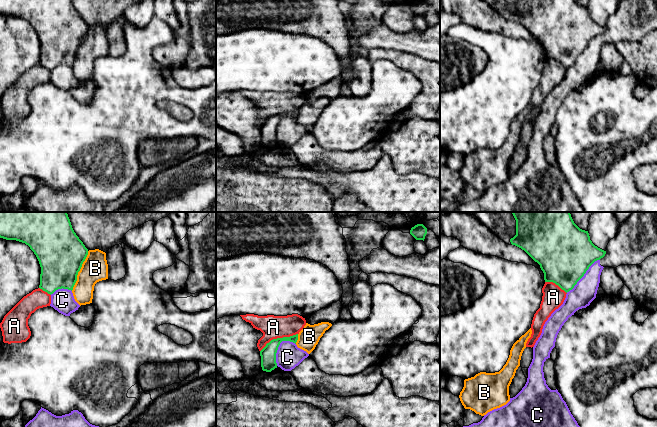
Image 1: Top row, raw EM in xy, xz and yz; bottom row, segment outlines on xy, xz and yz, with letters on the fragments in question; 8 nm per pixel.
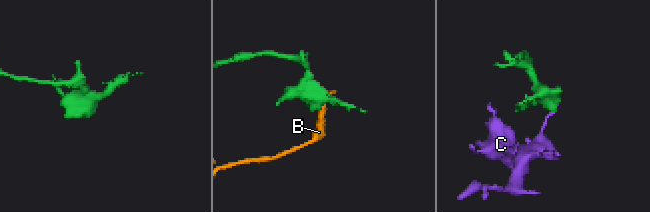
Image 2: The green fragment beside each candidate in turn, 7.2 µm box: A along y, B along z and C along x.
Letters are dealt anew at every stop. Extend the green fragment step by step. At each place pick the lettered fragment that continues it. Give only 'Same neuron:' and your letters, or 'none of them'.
Same neuron: none of them

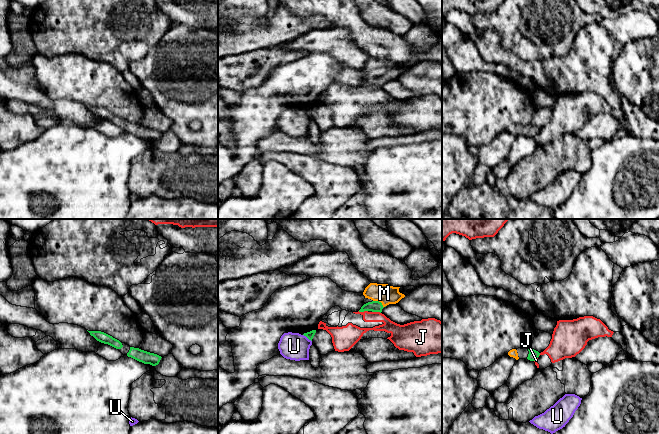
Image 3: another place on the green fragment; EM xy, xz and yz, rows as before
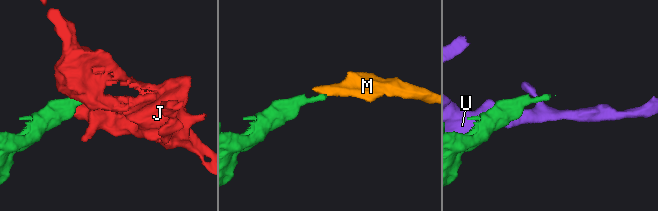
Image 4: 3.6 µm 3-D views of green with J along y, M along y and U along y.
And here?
Same neuron: M

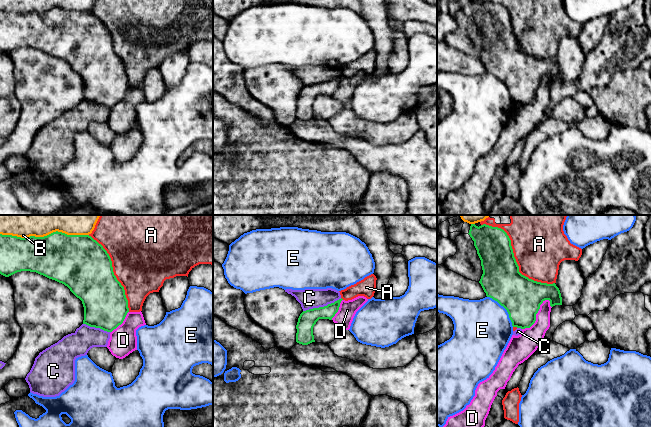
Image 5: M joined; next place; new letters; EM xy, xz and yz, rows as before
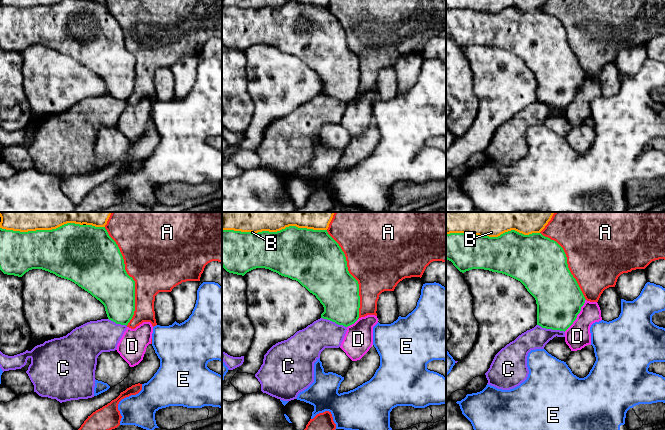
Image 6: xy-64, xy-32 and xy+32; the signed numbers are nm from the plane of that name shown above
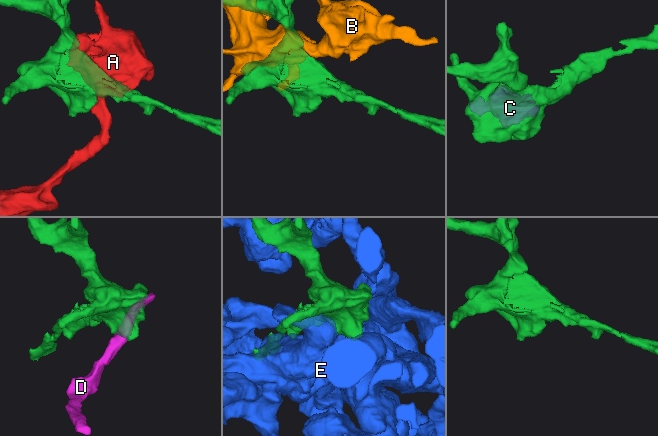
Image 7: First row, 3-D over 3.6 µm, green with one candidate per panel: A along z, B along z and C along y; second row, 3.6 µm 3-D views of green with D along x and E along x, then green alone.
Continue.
Same neuron: none of them

